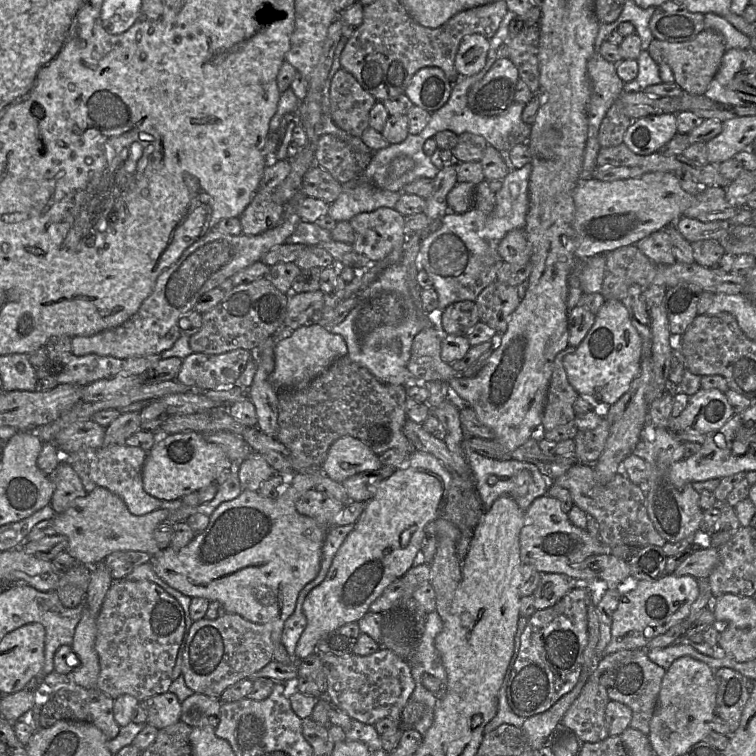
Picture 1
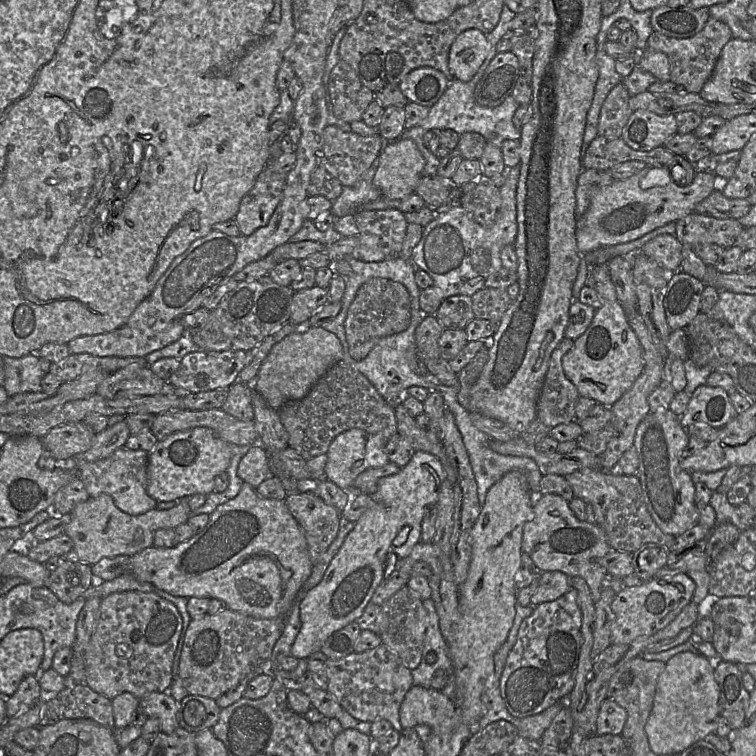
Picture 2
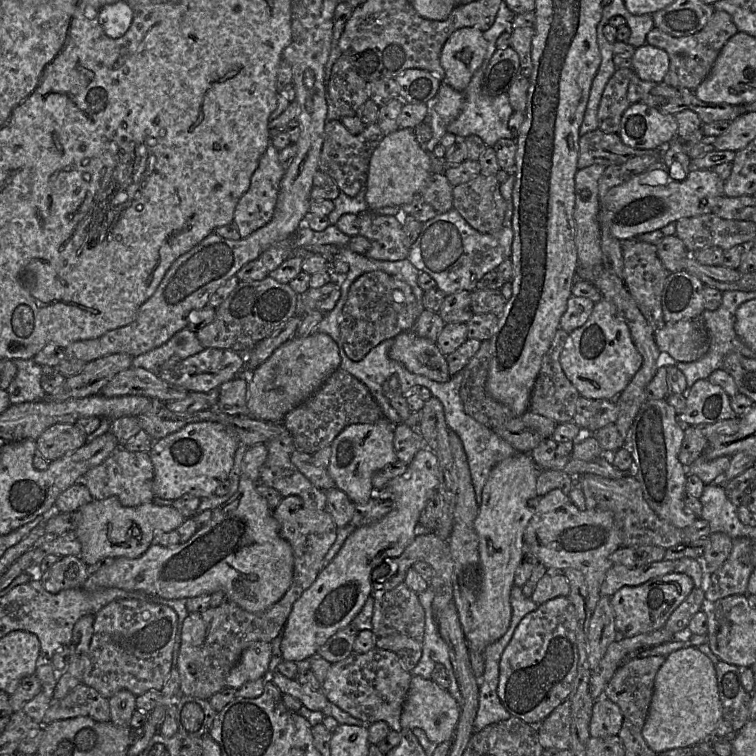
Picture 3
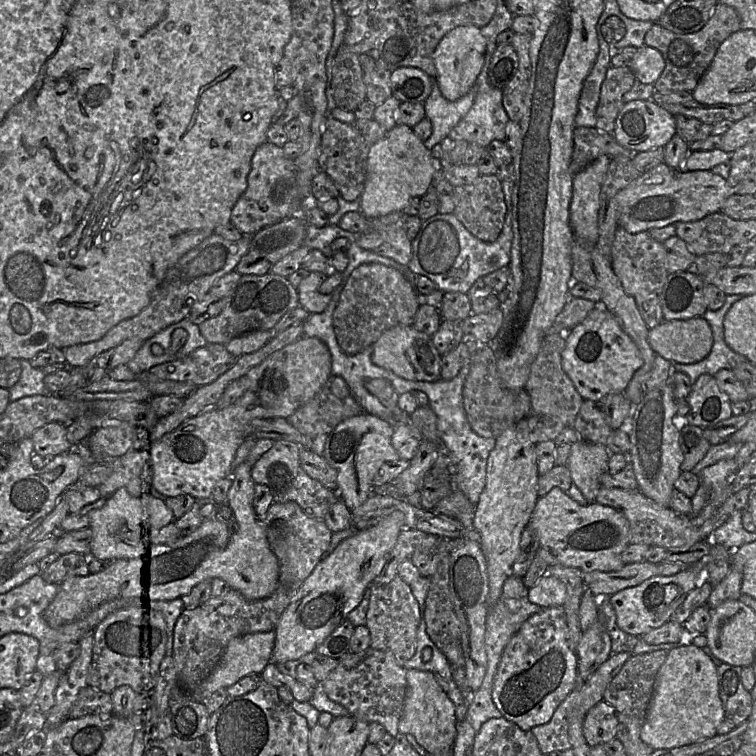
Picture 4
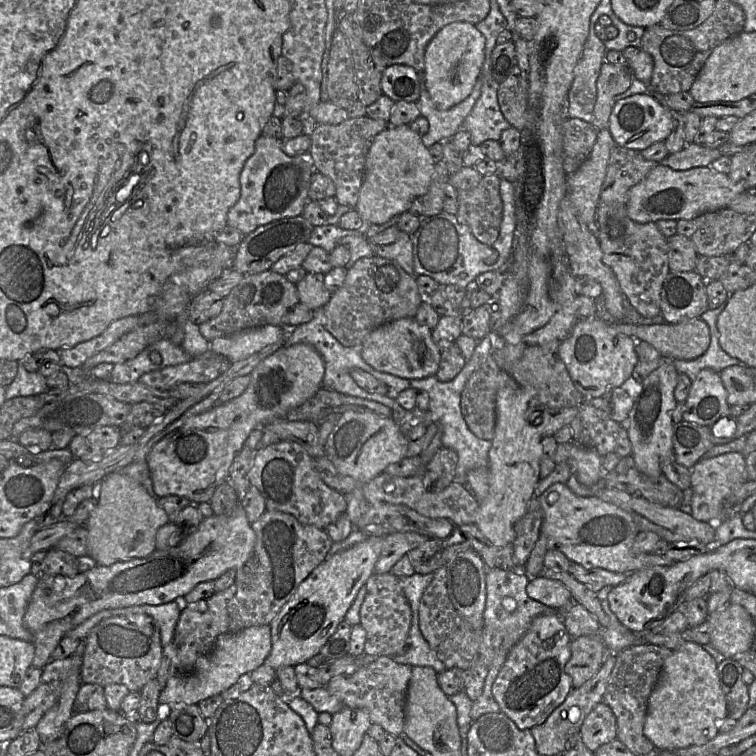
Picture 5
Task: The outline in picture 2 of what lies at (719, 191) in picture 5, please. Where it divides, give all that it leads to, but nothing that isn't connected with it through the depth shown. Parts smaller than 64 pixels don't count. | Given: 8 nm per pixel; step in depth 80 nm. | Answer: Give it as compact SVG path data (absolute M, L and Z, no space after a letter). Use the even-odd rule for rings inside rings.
M652 165L628 179L615 180L608 186L594 186L587 211L577 219L577 248L581 255L585 255L603 247L639 239L691 214L697 204L720 186L710 169L698 169L690 185L680 186L672 179L668 167Z

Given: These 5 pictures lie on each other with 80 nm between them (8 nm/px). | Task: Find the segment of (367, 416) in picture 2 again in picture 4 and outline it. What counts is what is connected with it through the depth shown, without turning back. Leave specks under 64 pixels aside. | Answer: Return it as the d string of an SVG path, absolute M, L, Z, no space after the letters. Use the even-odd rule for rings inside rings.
M331 374L318 393L287 420L301 434L314 439L319 434L329 435L340 422L363 412L345 380Z

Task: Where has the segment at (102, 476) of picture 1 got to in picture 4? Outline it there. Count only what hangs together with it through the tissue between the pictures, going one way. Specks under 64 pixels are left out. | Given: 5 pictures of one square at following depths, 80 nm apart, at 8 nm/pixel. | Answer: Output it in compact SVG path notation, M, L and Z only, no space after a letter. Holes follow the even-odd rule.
M149 450L128 451L113 460L113 472L97 488L101 498L107 498L119 488L126 488L133 497L150 493L153 463Z

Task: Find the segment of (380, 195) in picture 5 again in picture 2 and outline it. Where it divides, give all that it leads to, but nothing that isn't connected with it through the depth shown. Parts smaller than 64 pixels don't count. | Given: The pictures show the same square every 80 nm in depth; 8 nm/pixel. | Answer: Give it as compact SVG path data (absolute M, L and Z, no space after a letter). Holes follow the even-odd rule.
M413 140L385 141L378 156L373 184L383 197L402 200L415 193L424 167L425 159Z

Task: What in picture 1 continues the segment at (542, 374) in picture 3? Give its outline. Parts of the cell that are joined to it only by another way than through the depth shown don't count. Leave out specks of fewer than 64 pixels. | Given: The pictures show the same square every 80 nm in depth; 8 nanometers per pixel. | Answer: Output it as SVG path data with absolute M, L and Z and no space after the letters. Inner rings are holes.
M569 345L559 352L554 359L552 377L542 415L542 426L546 431L568 422L573 422L576 416L573 410L573 403L579 395L570 385L563 367L564 357L574 353L576 348Z

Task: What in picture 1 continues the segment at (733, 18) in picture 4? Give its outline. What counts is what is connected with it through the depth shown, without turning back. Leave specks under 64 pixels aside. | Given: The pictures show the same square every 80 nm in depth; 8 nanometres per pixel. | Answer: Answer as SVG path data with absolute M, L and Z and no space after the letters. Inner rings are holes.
M704 29L687 42L667 42L654 38L647 51L657 64L665 63L671 68L675 83L684 92L691 95L704 95L719 70L726 46L725 39L720 33Z

